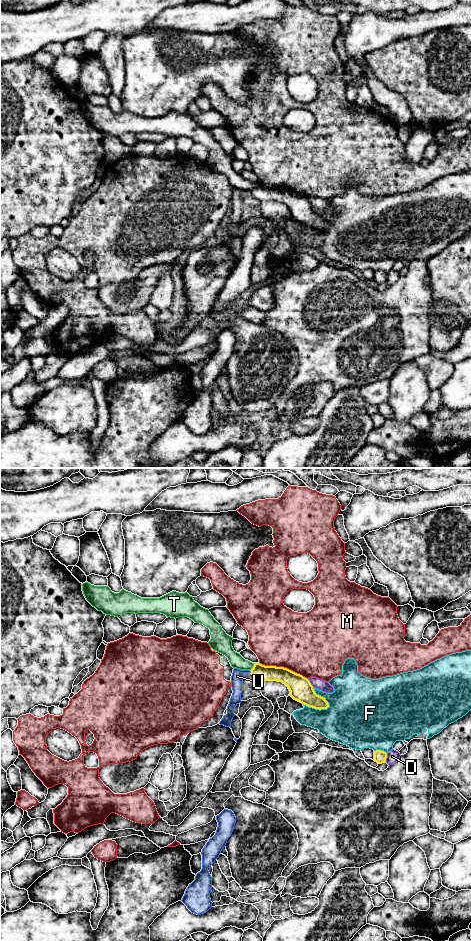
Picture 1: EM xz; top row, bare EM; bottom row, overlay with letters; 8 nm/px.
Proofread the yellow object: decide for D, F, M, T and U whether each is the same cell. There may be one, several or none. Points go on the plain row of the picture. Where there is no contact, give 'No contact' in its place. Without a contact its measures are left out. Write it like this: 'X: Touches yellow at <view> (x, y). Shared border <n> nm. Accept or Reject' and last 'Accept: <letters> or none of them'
D: Touches yellow at xz (386, 277). Shared border 80 nm. Reject
F: Touches yellow at xz (322, 217). Shared border 220 nm. Reject
M: Touches yellow at xz (283, 187). Shared border 420 nm. Reject
T: Touches yellow at xz (253, 187). Shared border 70 nm. Accept
U: Touches yellow at xz (250, 190). Shared border 30 nm. Reject
Accept: T

